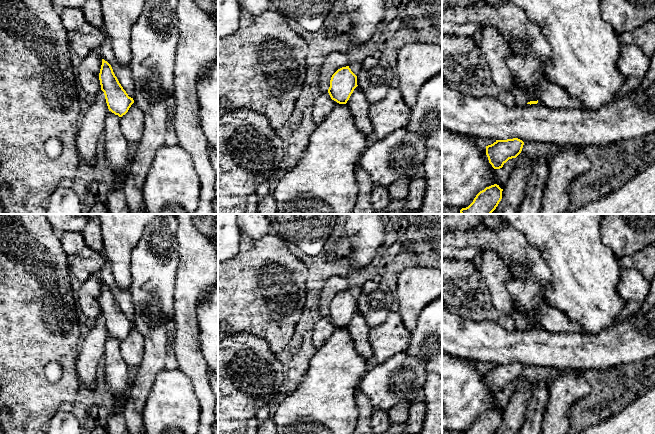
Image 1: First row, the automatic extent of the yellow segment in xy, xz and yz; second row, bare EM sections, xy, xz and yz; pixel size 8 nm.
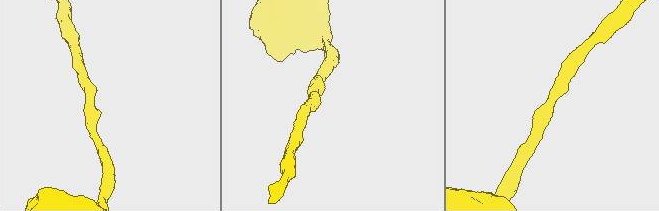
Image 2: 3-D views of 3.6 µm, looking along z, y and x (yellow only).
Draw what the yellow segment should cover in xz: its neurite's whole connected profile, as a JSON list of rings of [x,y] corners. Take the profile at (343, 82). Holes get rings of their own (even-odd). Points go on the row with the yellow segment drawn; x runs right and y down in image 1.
[[[346,66],[332,75],[328,93],[332,100],[339,104],[346,104],[357,86],[357,76],[349,66]]]

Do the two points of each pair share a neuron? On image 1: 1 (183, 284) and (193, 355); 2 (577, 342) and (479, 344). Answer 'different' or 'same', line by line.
1: same
2: same

